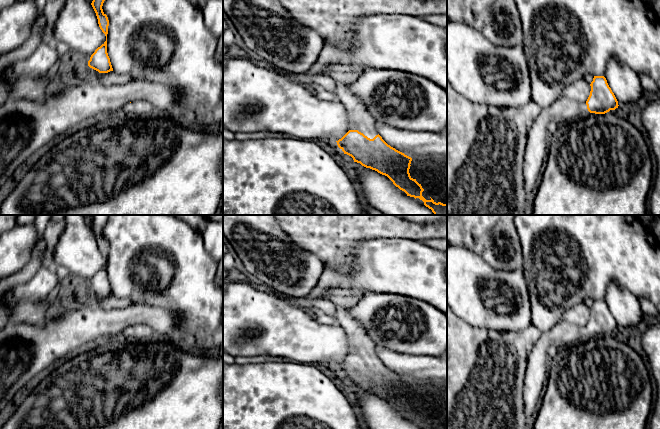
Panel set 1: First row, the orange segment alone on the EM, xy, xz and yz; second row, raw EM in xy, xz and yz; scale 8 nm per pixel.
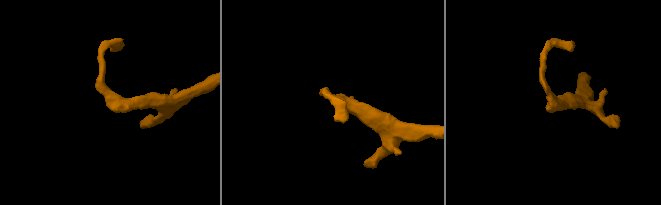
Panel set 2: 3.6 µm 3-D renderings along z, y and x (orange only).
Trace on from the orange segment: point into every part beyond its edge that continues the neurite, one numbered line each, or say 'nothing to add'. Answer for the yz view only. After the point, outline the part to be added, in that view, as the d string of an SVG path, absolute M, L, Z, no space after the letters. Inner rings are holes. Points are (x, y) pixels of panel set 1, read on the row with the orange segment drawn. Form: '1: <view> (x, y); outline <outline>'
1: yz (563, 110); outline M558 98L548 107L542 108L527 134L524 157L524 181L527 195L535 186L546 152L546 133L550 122L562 124L570 120L586 117L591 113L586 102Z

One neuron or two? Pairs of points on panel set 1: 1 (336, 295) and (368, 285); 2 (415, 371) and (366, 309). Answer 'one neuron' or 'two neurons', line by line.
1: two neurons
2: two neurons

